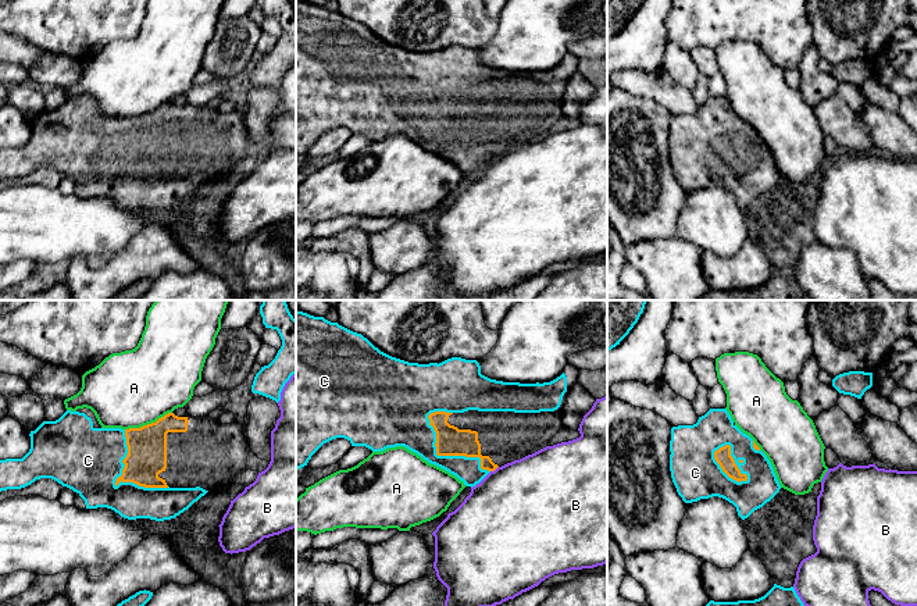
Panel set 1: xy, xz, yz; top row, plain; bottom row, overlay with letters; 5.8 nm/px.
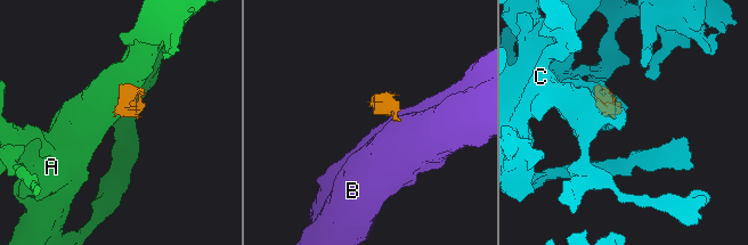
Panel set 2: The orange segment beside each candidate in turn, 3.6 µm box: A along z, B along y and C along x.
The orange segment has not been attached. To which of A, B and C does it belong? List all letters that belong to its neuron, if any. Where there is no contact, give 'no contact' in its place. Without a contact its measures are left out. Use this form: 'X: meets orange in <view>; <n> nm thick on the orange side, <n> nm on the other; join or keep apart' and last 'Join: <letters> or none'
A: meets orange in xy; 220 nm thick on the orange side, 440 nm on the other; keep apart
B: meets orange in xz; 160 nm thick on the orange side, 500 nm on the other; keep apart
C: meets orange in xz; 170 nm thick on the orange side, 200 nm on the other; join
Join: C

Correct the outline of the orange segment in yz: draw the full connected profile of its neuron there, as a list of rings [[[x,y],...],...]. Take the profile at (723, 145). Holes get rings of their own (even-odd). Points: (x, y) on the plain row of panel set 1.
[[[710,97],[693,114],[672,115],[670,140],[671,167],[685,192],[718,185],[732,192],[745,208],[781,178],[767,145],[734,113],[727,97]]]

